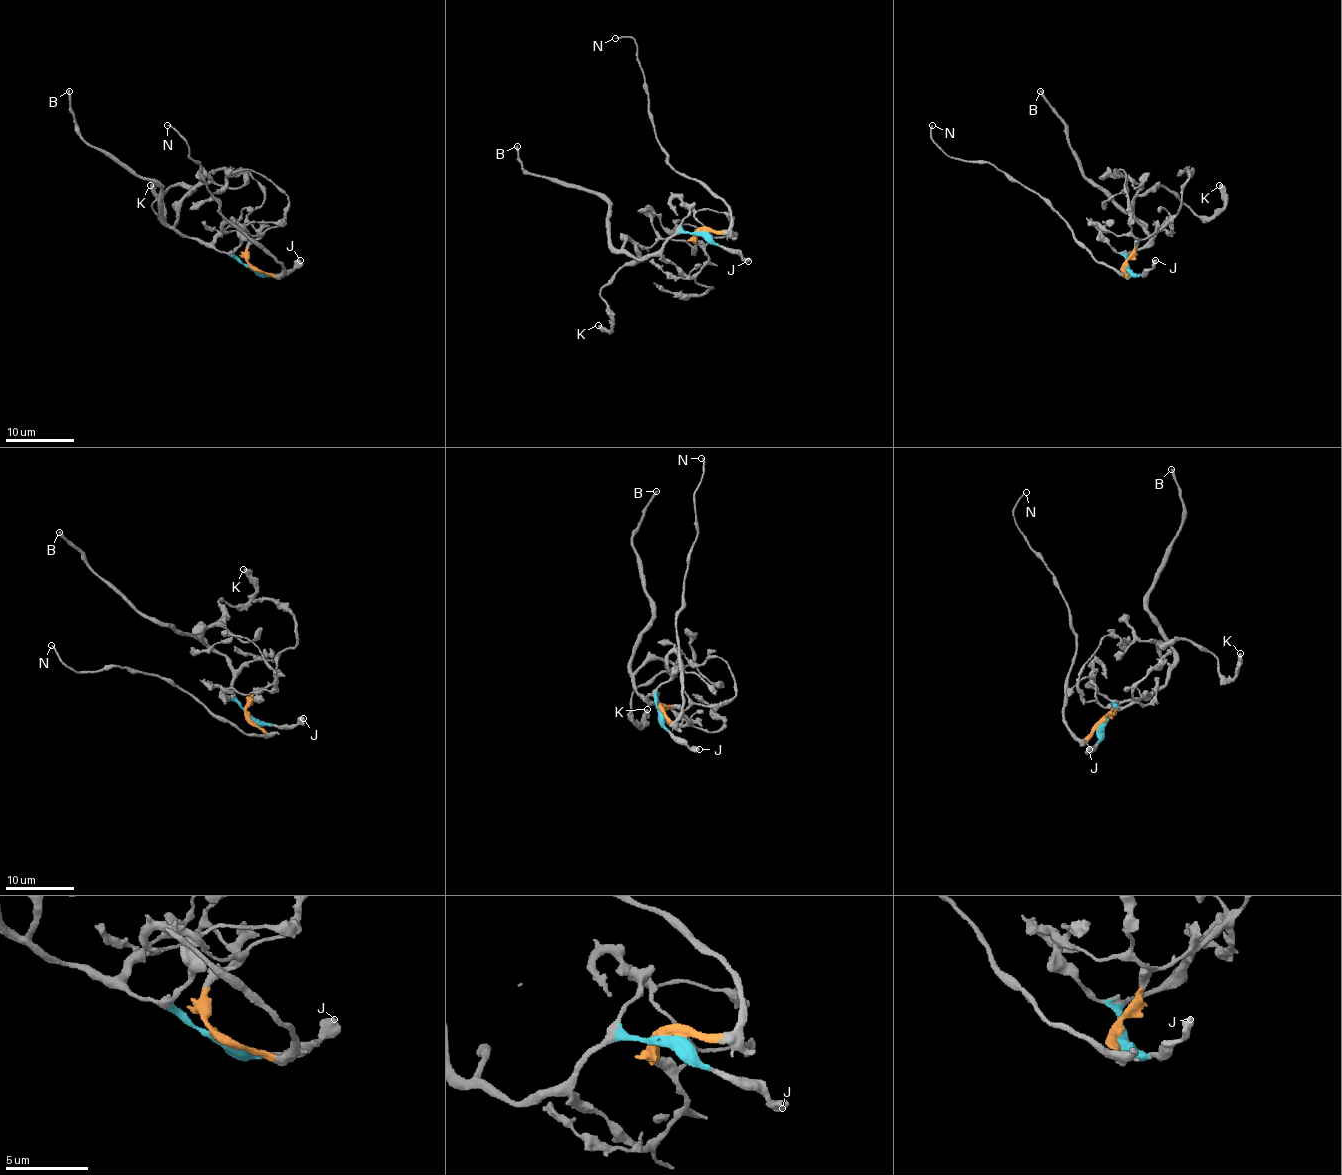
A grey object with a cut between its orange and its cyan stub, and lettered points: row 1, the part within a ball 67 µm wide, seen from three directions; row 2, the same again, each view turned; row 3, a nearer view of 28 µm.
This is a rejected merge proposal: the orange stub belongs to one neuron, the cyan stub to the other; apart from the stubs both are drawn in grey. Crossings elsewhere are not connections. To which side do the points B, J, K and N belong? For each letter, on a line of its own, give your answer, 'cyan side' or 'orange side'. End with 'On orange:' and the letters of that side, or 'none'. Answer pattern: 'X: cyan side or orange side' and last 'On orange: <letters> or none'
B: cyan side
J: cyan side
K: cyan side
N: orange side
On orange: N

